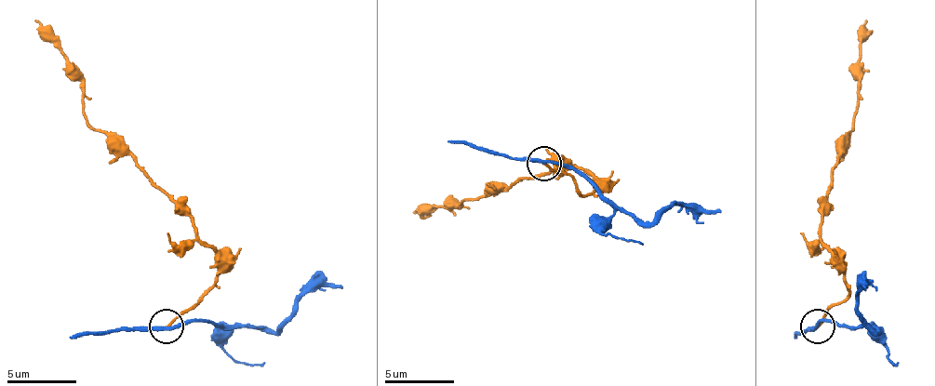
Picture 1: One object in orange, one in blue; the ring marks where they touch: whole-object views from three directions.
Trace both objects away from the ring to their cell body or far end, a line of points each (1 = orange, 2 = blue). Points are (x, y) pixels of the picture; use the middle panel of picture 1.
1: (543, 163), (567, 173), (581, 193), (592, 191), (595, 180), (571, 166), (519, 177), (460, 205), (412, 211)
2: (543, 163), (574, 166), (609, 201), (644, 221), (668, 205), (682, 205), (699, 211), (720, 207)

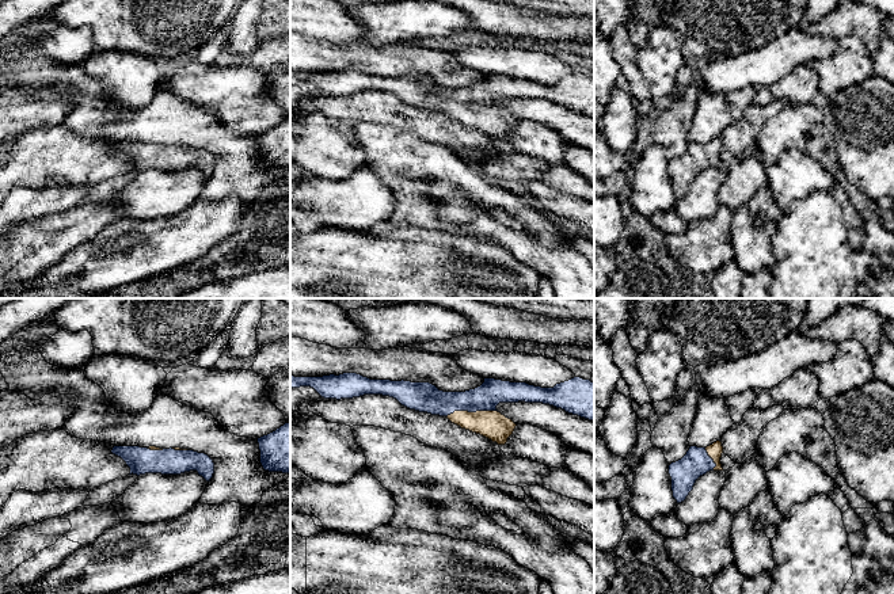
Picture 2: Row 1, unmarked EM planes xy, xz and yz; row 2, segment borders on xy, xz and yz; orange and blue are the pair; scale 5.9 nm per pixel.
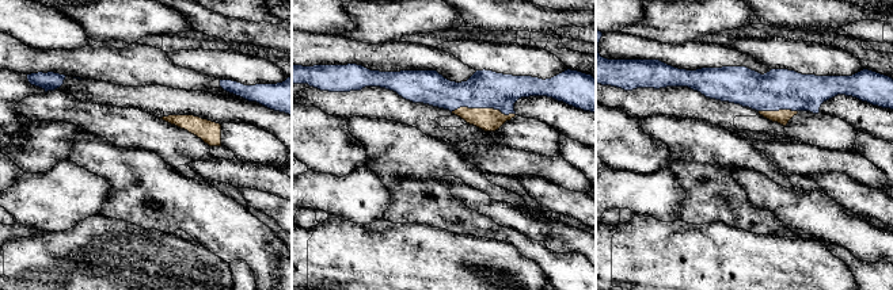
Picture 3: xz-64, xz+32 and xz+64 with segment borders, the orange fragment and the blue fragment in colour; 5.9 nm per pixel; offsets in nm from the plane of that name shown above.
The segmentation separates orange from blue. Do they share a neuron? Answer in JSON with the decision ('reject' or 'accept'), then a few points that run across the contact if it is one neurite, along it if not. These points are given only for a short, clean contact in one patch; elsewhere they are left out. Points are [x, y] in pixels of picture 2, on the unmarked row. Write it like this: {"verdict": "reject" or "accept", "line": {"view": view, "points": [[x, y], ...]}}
{"verdict": "accept", "line": {"view": "xz", "points": [[493, 121], [478, 109], [471, 109], [486, 94]]}}

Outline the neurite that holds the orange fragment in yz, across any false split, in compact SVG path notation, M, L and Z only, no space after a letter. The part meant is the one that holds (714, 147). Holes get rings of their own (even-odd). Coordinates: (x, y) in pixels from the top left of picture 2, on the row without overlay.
M720 137L707 144L691 142L686 151L669 161L673 194L677 199L686 195L696 176L710 167L723 167L720 153L723 142Z

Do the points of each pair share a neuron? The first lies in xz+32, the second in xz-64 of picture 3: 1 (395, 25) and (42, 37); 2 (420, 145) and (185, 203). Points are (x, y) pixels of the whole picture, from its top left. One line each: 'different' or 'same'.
1: different
2: same

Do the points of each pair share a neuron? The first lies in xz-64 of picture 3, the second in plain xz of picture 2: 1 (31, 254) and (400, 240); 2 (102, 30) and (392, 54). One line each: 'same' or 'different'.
1: same
2: different

